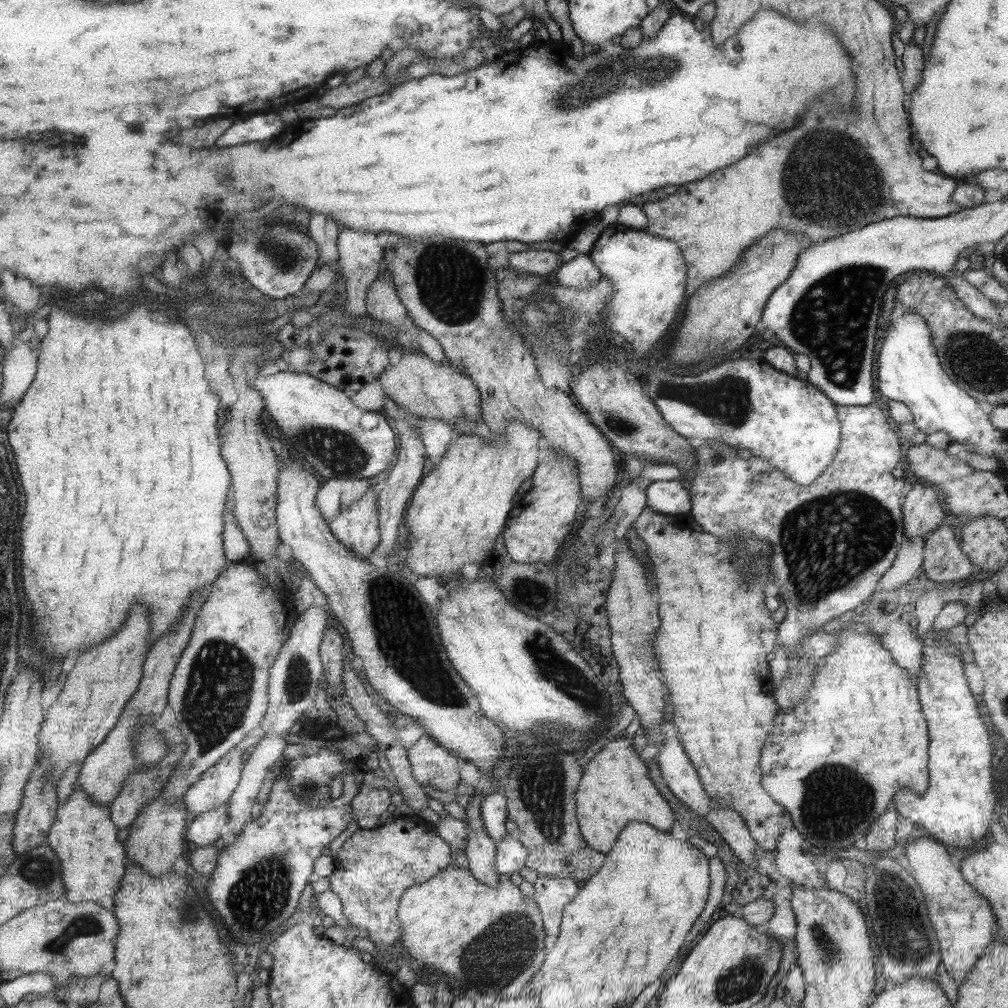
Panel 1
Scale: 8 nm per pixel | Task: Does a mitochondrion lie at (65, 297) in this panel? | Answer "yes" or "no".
no

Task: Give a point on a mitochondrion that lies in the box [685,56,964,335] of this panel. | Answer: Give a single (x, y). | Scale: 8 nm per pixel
(788, 165)

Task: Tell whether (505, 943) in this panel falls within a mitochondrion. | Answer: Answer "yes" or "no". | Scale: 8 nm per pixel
yes

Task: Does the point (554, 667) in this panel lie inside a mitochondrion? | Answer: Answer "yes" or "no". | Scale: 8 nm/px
yes

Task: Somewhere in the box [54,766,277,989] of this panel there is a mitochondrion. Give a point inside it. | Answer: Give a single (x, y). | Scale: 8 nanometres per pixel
(189, 911)

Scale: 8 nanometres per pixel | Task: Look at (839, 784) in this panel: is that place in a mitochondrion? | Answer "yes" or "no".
yes

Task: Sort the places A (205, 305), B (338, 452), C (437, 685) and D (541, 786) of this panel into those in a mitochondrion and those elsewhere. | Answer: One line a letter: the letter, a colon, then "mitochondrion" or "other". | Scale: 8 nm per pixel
A: other
B: mitochondrion
C: mitochondrion
D: mitochondrion

